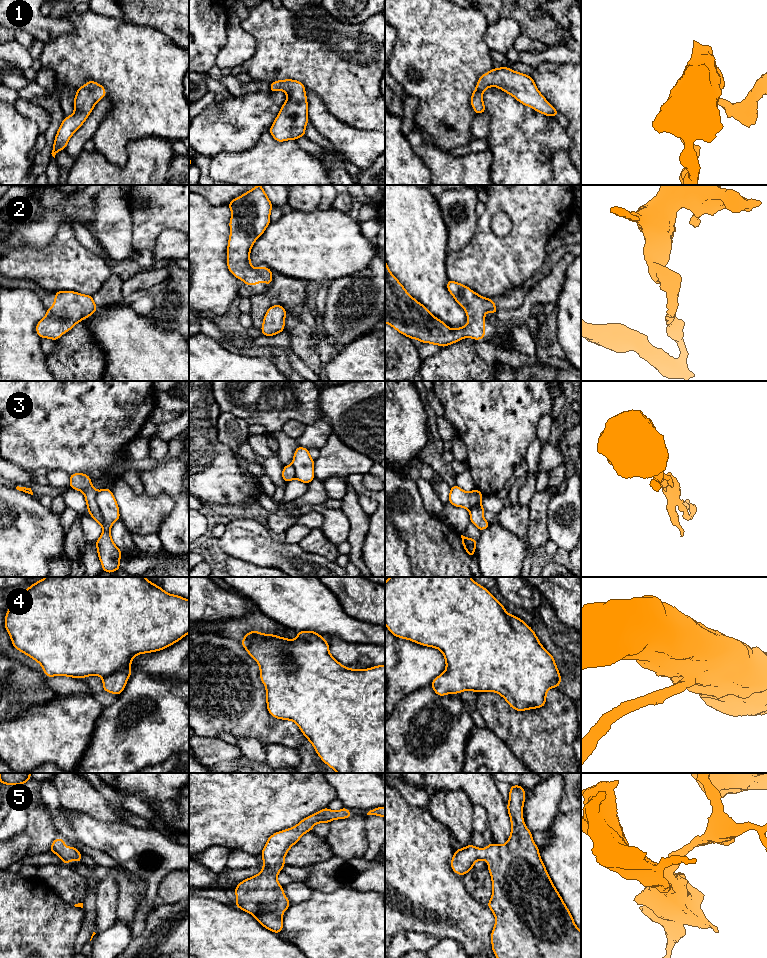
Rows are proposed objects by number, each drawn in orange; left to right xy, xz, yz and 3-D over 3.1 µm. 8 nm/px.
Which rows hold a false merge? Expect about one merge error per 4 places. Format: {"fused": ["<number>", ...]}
{"fused": ["3"]}

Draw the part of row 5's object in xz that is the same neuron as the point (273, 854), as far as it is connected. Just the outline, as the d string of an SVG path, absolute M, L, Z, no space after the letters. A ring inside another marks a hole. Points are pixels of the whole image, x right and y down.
M324 808L301 820L296 826L271 835L261 852L264 866L261 872L243 880L235 888L235 907L253 915L263 927L280 933L283 928L283 912L290 907L290 903L277 881L277 874L286 865L284 858L288 850L303 834L312 831L315 824L350 817L352 815L348 808L338 811Z

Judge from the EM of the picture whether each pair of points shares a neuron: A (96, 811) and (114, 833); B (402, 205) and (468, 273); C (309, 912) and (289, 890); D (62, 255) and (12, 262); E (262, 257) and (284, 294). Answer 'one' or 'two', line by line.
A: two
B: two
C: two
D: one
E: two

